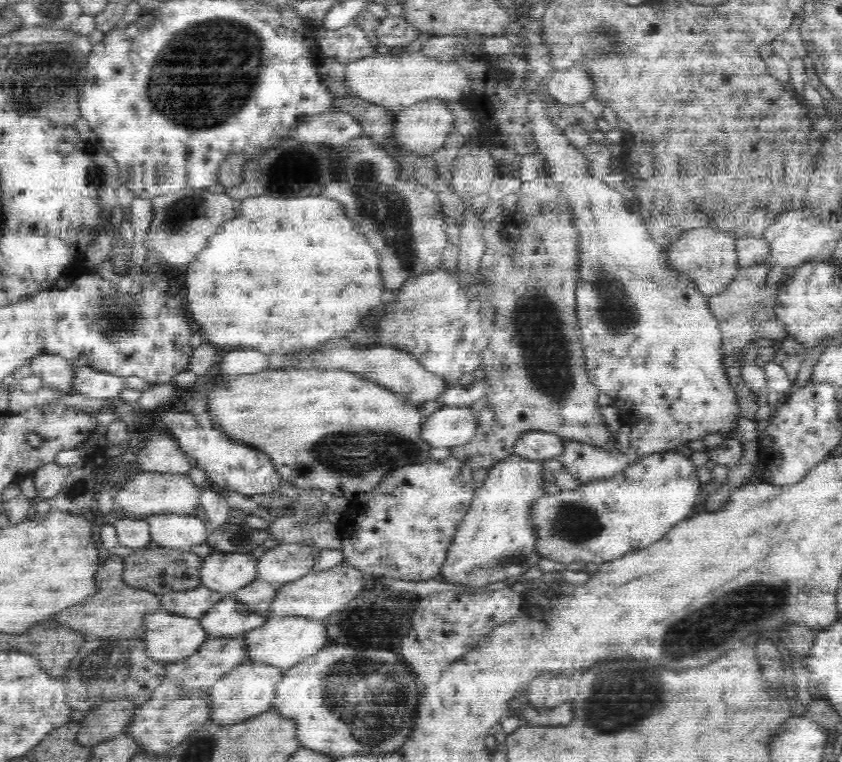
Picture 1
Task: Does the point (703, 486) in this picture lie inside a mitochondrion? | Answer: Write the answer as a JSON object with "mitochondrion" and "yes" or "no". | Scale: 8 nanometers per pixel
{"mitochondrion":"no"}

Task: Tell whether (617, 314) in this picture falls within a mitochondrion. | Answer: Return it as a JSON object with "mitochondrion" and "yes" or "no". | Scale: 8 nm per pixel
{"mitochondrion":"yes"}

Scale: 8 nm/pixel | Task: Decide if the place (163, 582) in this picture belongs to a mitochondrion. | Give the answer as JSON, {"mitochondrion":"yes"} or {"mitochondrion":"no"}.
{"mitochondrion":"no"}

